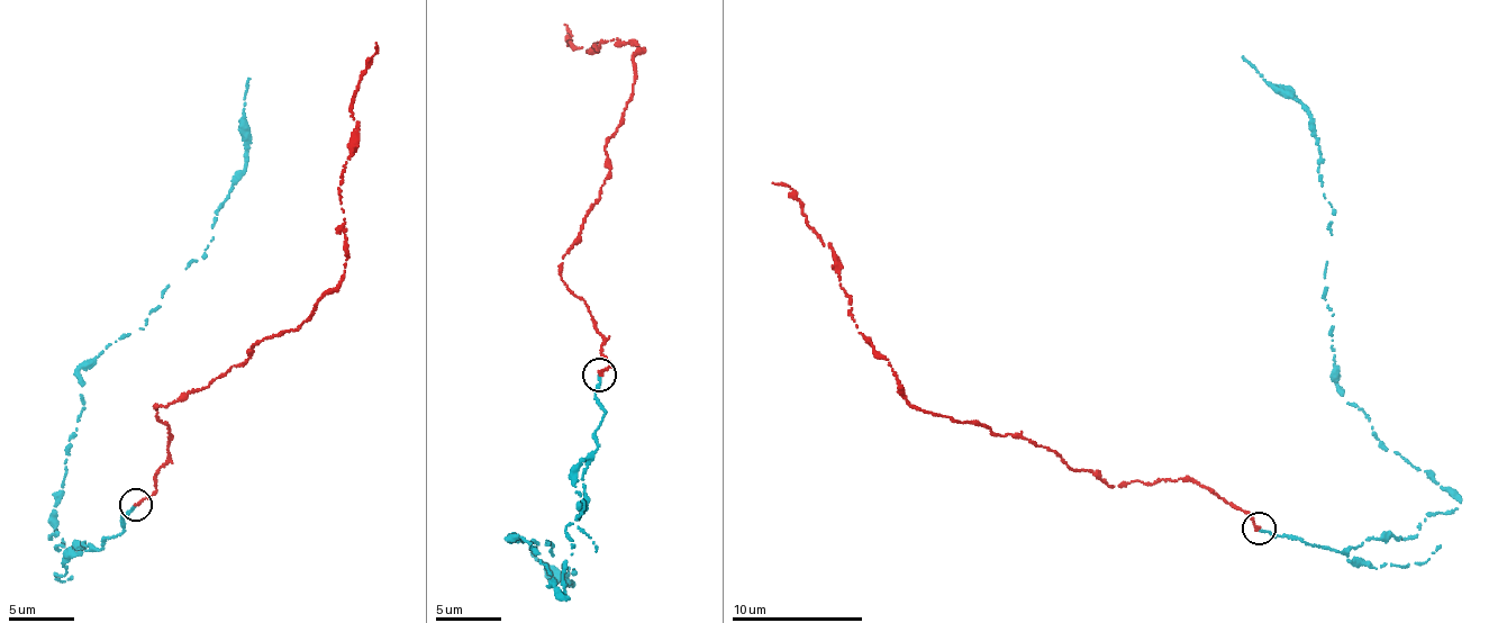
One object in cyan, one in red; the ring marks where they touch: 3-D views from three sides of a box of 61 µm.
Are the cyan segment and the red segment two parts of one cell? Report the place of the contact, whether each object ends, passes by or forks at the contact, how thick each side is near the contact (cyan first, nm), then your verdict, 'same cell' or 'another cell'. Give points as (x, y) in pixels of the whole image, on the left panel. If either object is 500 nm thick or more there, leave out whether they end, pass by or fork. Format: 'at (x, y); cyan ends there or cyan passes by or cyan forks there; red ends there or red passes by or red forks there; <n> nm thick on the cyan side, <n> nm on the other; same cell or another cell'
at (135, 504); cyan ends there; red ends there; 200 nm thick on the cyan side, 200 nm on the other; same cell

